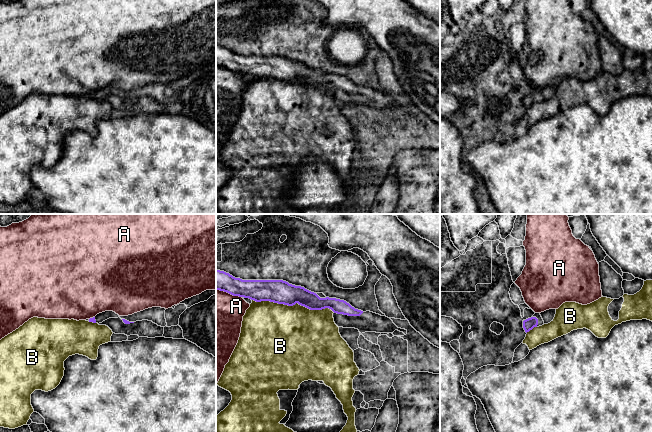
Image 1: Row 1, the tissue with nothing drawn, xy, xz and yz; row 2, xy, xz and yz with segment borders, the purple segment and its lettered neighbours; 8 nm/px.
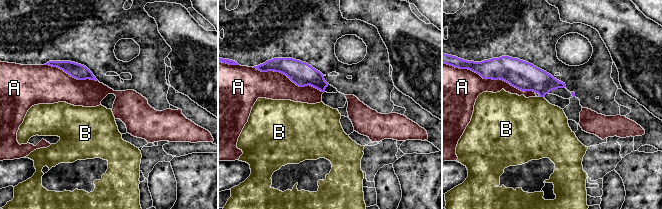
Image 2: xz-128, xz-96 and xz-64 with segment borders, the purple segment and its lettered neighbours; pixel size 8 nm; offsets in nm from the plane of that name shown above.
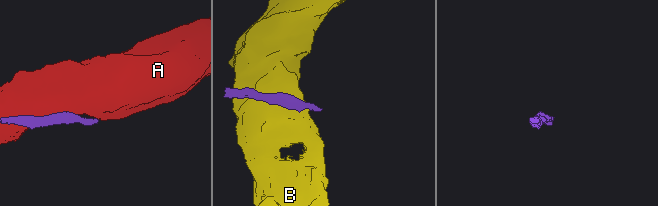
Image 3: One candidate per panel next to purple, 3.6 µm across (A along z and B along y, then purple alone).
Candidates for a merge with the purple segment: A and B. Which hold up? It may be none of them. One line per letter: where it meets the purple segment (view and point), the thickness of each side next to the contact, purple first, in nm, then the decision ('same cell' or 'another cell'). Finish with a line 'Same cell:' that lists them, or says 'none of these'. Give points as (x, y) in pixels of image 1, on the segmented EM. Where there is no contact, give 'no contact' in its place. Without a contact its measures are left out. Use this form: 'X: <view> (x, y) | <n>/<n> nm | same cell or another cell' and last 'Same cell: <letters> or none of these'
A: xz (229, 293) | 180/420 nm | another cell
B: xz (293, 304) | 190/480 nm | another cell
Same cell: none of these

